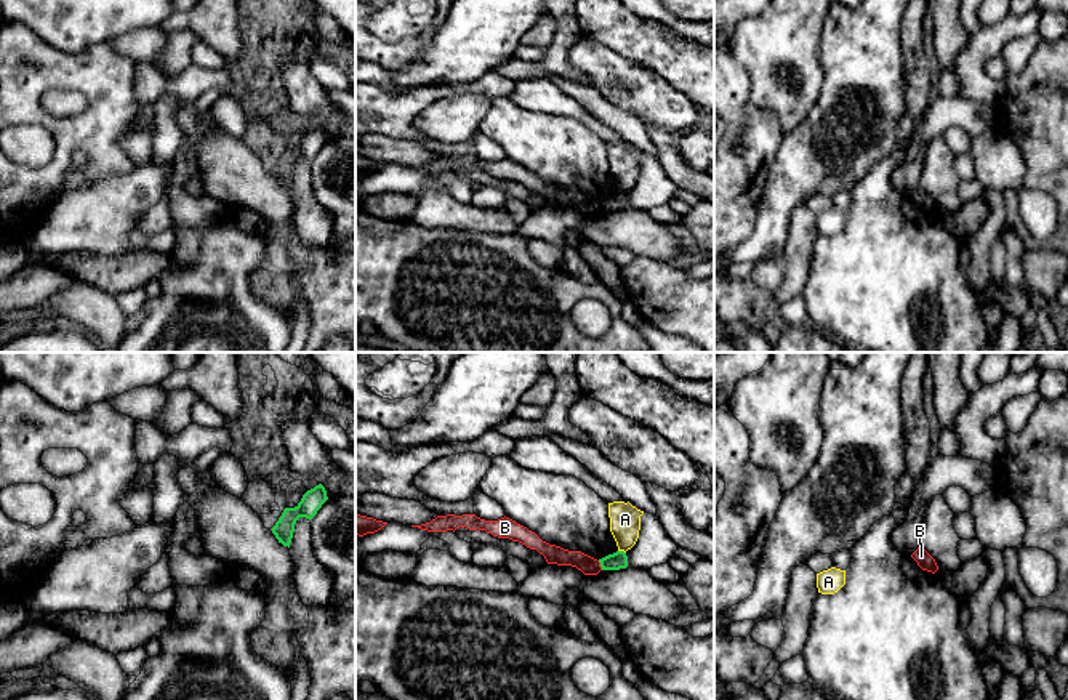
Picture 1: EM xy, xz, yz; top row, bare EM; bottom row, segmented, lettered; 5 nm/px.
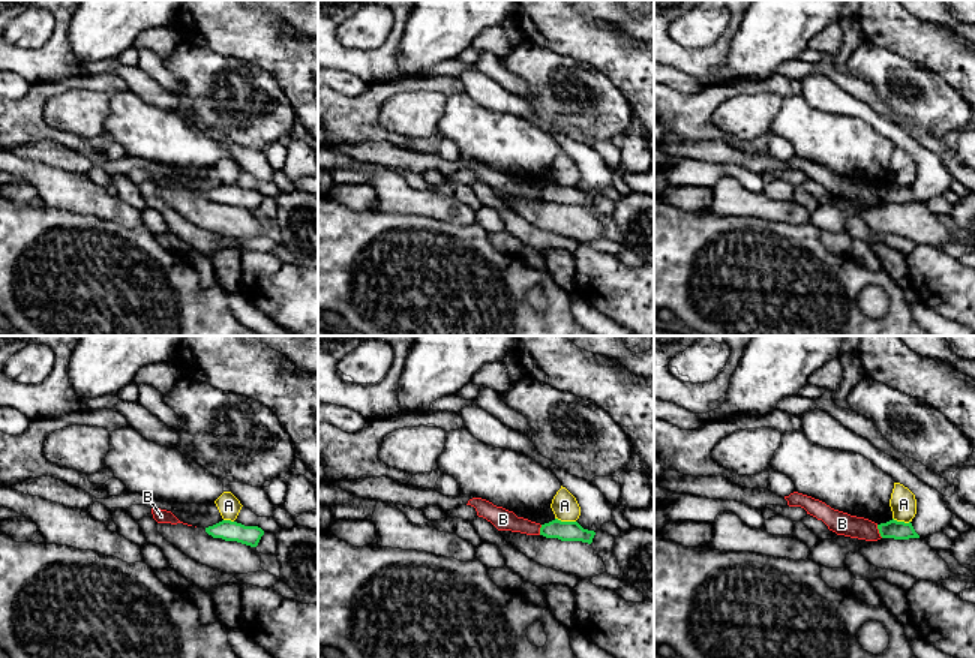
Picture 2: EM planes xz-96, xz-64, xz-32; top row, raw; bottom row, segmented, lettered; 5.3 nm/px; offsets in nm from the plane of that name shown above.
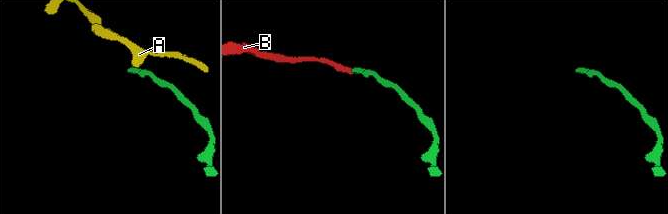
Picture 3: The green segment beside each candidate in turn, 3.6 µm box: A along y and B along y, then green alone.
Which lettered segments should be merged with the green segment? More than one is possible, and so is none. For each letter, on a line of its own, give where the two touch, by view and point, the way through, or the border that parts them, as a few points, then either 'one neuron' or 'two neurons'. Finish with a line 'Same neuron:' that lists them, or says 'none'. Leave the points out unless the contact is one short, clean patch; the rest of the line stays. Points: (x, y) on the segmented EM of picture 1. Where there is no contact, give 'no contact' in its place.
A: xz (622, 551) | along xz (618, 550), (625, 553) | two neurons
B: xz (601, 566) | along xz (598, 561), (602, 569) | two neurons
Same neuron: none

